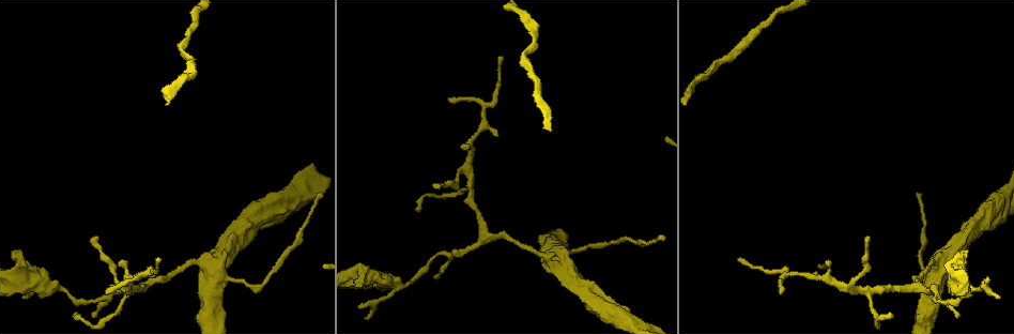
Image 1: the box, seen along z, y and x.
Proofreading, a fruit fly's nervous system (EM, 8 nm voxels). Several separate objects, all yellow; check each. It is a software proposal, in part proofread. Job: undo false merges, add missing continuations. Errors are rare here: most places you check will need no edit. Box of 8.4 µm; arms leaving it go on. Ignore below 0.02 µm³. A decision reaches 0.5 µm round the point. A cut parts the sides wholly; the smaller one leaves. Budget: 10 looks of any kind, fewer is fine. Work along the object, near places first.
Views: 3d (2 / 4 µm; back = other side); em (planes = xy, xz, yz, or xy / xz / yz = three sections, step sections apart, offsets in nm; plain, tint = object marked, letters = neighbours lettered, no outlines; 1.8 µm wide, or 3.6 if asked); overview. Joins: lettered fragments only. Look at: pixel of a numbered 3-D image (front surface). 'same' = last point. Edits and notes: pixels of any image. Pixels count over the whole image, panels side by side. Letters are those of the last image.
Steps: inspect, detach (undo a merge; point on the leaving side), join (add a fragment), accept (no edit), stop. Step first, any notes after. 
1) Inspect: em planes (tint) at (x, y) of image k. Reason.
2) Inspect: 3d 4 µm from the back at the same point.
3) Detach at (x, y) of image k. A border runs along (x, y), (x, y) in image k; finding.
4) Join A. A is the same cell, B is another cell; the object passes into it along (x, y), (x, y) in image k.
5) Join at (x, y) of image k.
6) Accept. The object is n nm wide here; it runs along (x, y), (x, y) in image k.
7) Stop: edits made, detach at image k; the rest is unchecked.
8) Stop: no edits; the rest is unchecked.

Inspect: 3d 4 µm at (920, 288) of image 1. Three arms meet.

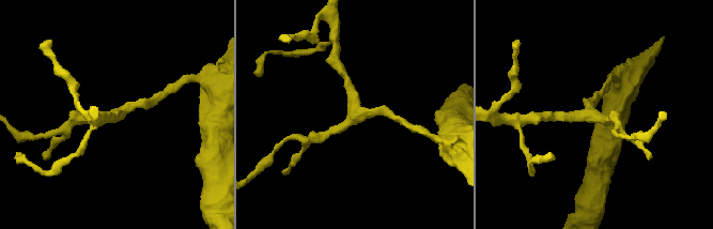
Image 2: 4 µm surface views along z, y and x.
Inspect: em planes (tint) at (115, 113) of image 2. 3 arms meet here; need the tissue.

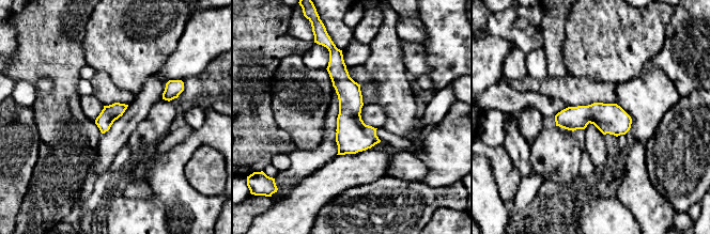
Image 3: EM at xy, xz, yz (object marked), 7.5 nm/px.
Inspect: em planes (letters) at the same point. What lies round it.

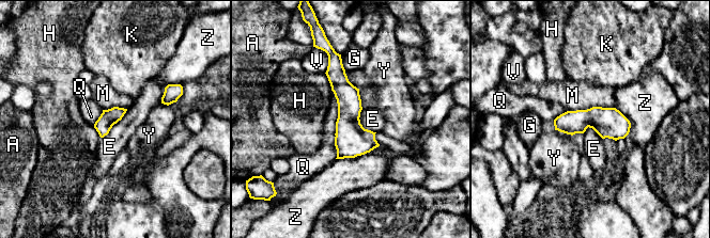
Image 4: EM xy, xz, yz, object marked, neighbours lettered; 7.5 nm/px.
Accept. The object is 140 nm wide here; A, E, G, H, K, M, Q, V, Y and Z are other cells; a border runs along (127, 109), (124, 115), (101, 138) in image 4; one cell here.

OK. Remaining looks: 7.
Inspect: 3d 4 µm at (501, 57) of image 1. An open end.

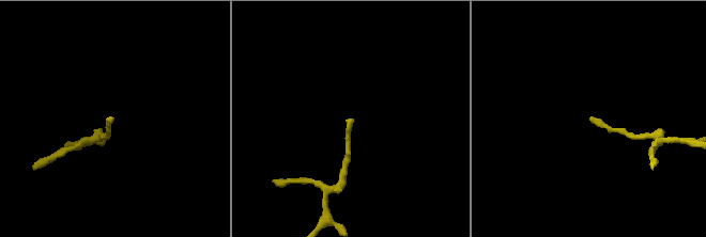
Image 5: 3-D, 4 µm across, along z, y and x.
Inspect: em xz step 16 (letters) at (110, 117) of image 5.

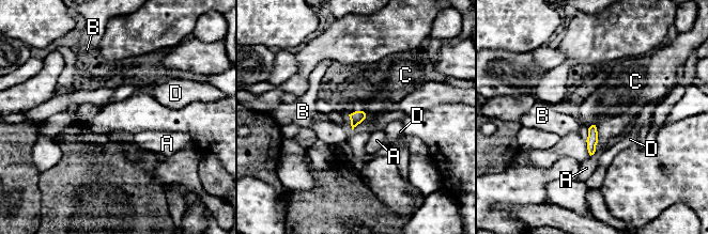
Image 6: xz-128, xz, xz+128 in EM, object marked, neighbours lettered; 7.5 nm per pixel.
Inspect: em planes (letters) at the same point. Cut it another way.

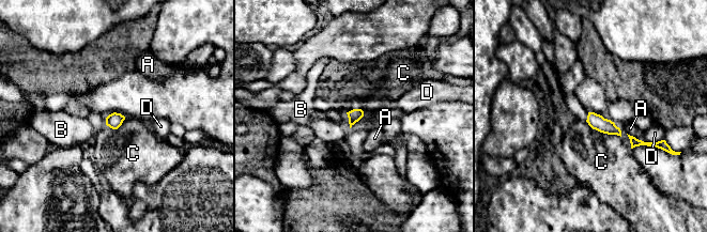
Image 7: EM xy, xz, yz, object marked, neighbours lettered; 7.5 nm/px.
Accept. The object is 100 nm wide here; A, B, C and D are other cells; a border runs along (586, 121), (593, 128), (620, 137) in image 7; no lettered fragment goes on from it.

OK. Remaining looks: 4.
Inspect: 3d 4 µm at (866, 237) of image 1. Tapers out.

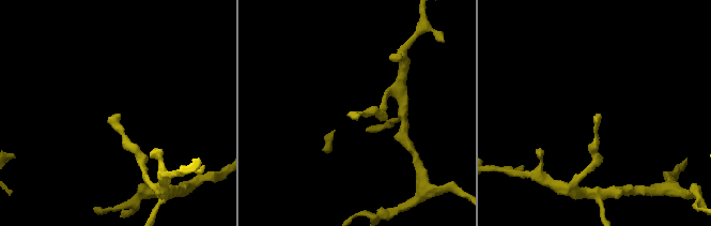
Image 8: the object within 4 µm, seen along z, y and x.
Inspect: em planes (plain) at (598, 116) of image 8.

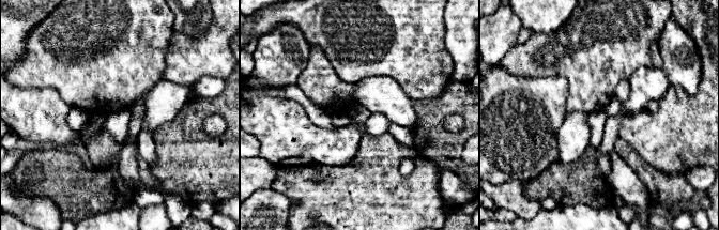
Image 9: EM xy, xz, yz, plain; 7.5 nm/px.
Inspect: em planes (letters) at the same point.

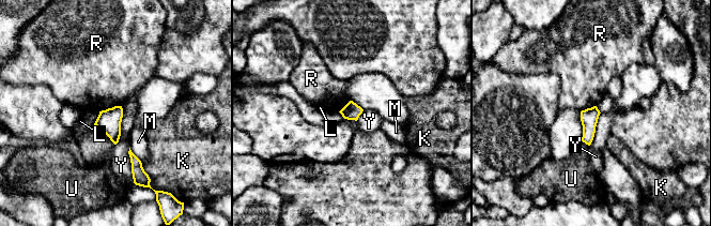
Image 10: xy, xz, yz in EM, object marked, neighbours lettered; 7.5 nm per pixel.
Accept. The object is 130 nm wide here; the longest contact is with Y, 300 nm; K, L, M, R, U and Y are other cells; no lettered fragment goes on from it.

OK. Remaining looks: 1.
Stop: no edits; the rest is unchecked.

